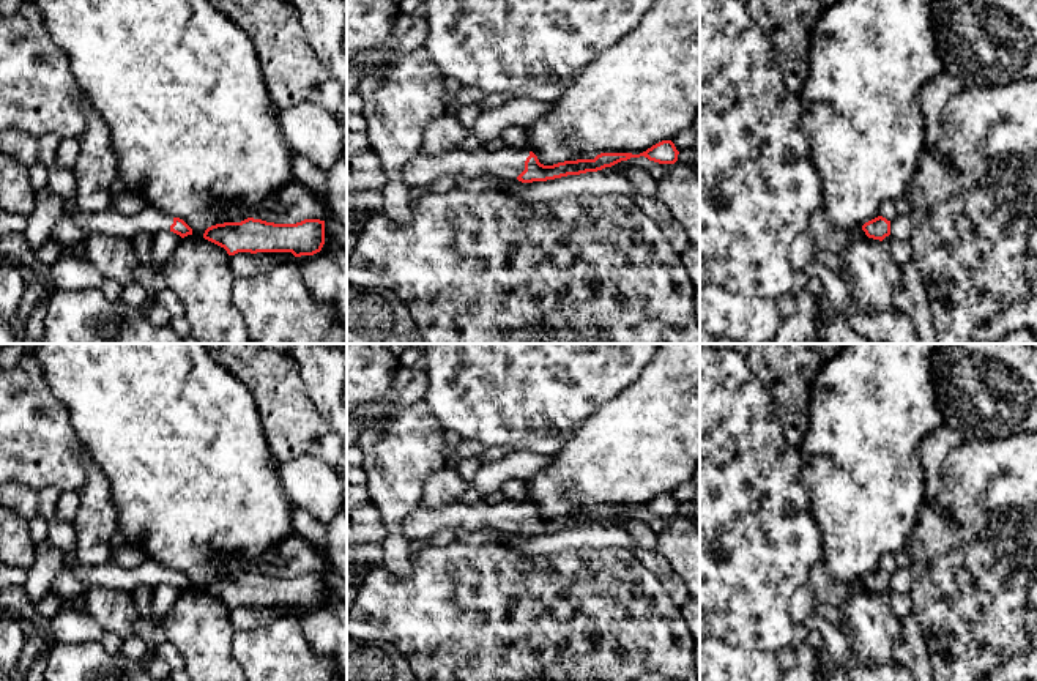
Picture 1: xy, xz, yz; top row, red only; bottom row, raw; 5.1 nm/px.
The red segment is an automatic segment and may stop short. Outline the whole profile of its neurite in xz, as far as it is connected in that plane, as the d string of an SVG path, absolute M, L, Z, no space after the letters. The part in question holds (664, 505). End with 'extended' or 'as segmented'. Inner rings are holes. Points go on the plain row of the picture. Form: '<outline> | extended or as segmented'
M662 493L640 508L632 506L600 506L594 512L564 514L544 519L537 509L526 503L509 500L490 506L485 503L451 504L441 509L418 506L405 520L403 533L408 539L426 539L440 530L463 528L473 536L484 527L492 527L501 533L518 533L522 536L547 534L567 528L580 528L611 520L630 511L645 509L659 517L675 517L679 504L671 493Z | extended

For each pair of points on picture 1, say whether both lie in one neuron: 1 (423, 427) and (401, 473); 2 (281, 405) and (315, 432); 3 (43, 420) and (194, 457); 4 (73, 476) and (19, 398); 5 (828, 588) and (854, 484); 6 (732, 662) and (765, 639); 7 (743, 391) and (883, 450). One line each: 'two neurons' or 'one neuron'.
1: one neuron
2: one neuron
3: two neurons
4: one neuron
5: two neurons
6: two neurons
7: two neurons

